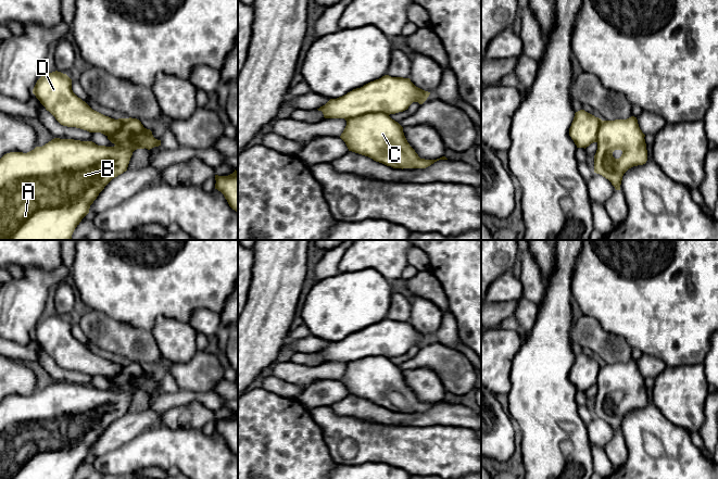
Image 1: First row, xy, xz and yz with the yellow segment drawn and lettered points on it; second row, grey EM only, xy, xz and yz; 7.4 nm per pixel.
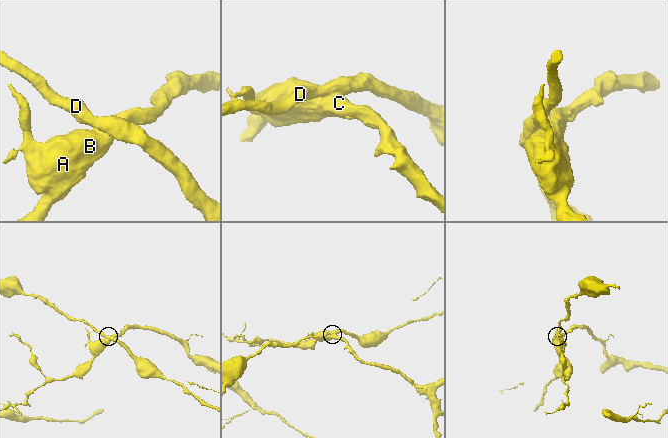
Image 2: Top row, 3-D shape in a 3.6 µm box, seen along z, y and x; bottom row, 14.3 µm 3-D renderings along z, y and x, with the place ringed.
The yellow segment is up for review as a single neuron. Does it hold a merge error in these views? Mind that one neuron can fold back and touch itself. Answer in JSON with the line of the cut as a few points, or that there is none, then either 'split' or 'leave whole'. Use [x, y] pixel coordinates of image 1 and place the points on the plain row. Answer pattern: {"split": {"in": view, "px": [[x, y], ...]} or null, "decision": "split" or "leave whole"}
{"split": {"in": "xz", "px": [[388, 357], [363, 356], [347, 364]]}, "decision": "split"}

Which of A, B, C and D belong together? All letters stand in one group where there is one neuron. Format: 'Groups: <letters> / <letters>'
Groups: A B C / D

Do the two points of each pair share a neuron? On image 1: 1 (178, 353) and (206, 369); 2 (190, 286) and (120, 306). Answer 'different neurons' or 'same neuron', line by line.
1: different neurons
2: same neuron

